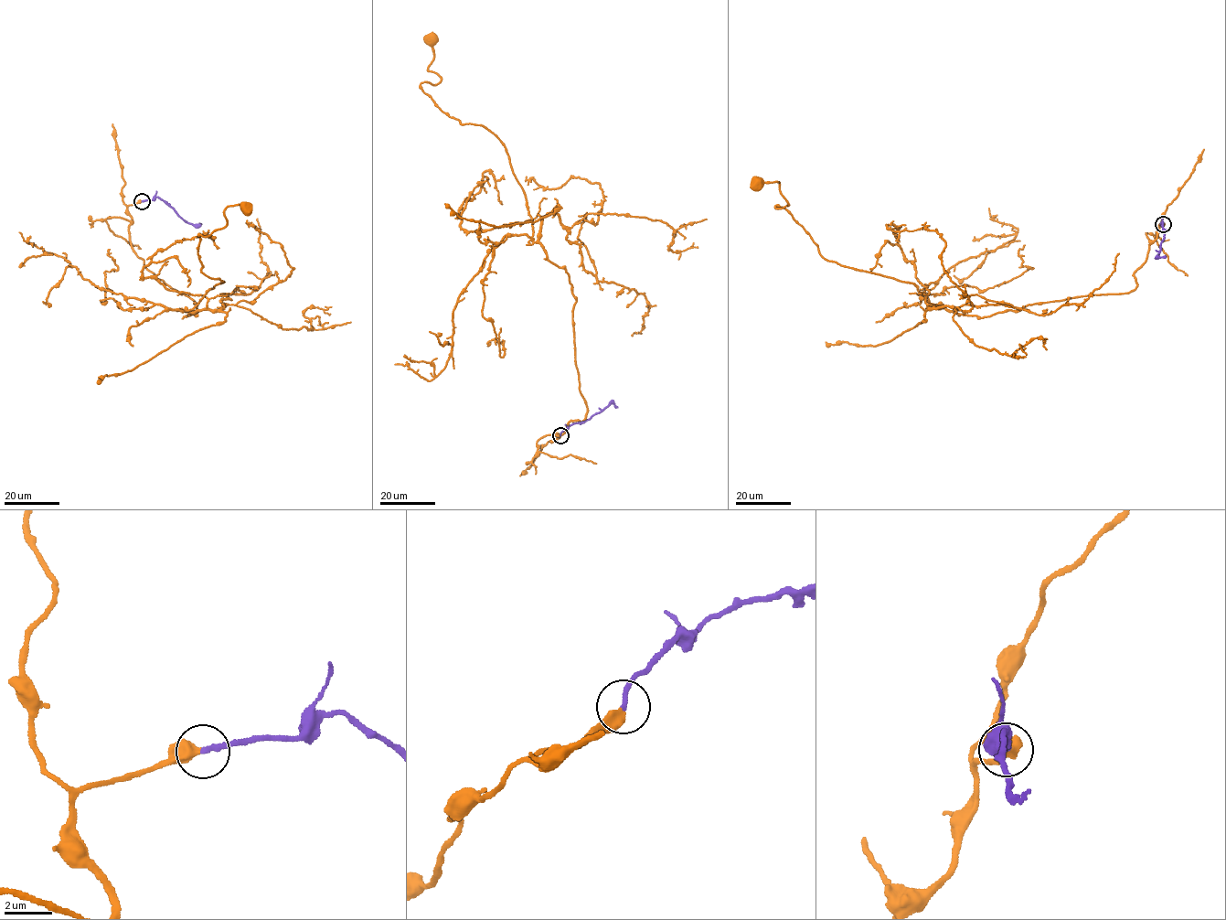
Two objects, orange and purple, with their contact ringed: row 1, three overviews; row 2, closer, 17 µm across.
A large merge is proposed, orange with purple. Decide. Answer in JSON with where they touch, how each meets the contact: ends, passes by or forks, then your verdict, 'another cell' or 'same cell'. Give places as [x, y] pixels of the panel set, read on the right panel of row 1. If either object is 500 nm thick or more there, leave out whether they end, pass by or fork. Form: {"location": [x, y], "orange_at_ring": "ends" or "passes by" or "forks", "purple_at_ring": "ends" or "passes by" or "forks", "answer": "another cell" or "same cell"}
{"location": [1163, 224], "answer": "same cell"}

